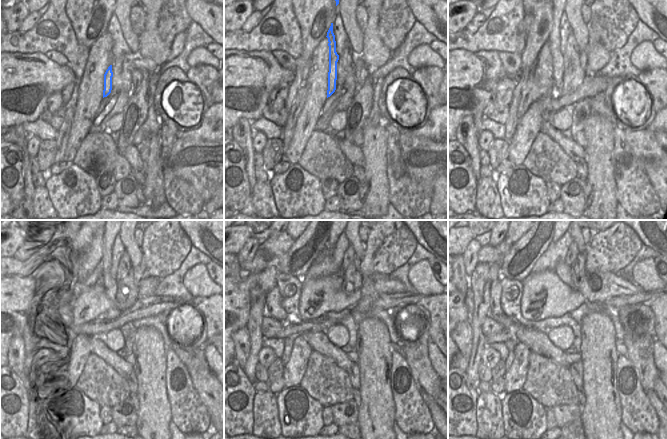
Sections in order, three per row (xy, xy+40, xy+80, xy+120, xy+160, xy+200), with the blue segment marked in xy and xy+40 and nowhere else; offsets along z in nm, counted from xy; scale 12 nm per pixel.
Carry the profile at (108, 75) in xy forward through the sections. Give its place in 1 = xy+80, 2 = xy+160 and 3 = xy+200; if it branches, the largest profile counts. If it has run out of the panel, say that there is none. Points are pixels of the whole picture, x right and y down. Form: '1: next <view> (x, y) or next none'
1: next xy+80 (554, 38)
2: next xy+160 (332, 240)
3: next xy+200 (553, 240)

